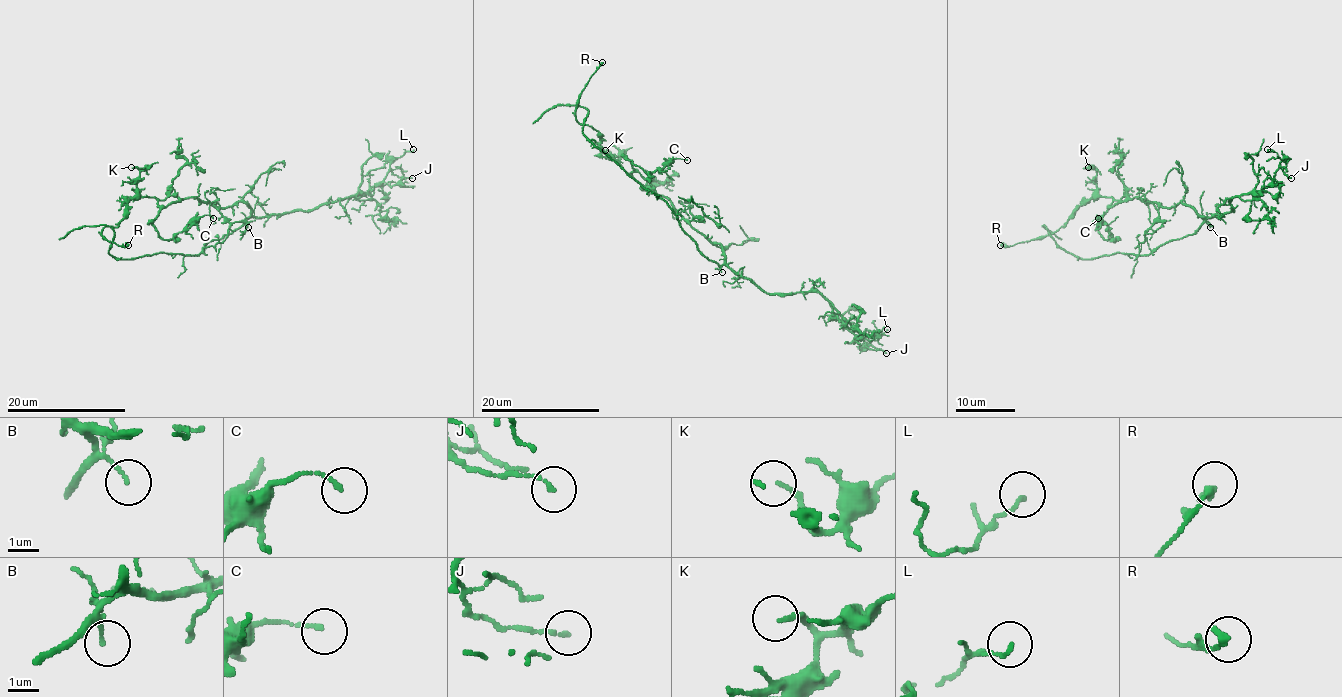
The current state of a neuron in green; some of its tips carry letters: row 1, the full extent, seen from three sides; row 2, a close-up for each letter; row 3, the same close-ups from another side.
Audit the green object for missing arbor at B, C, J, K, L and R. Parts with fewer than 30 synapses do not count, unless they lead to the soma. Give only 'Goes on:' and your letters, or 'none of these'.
Goes on: none of these

